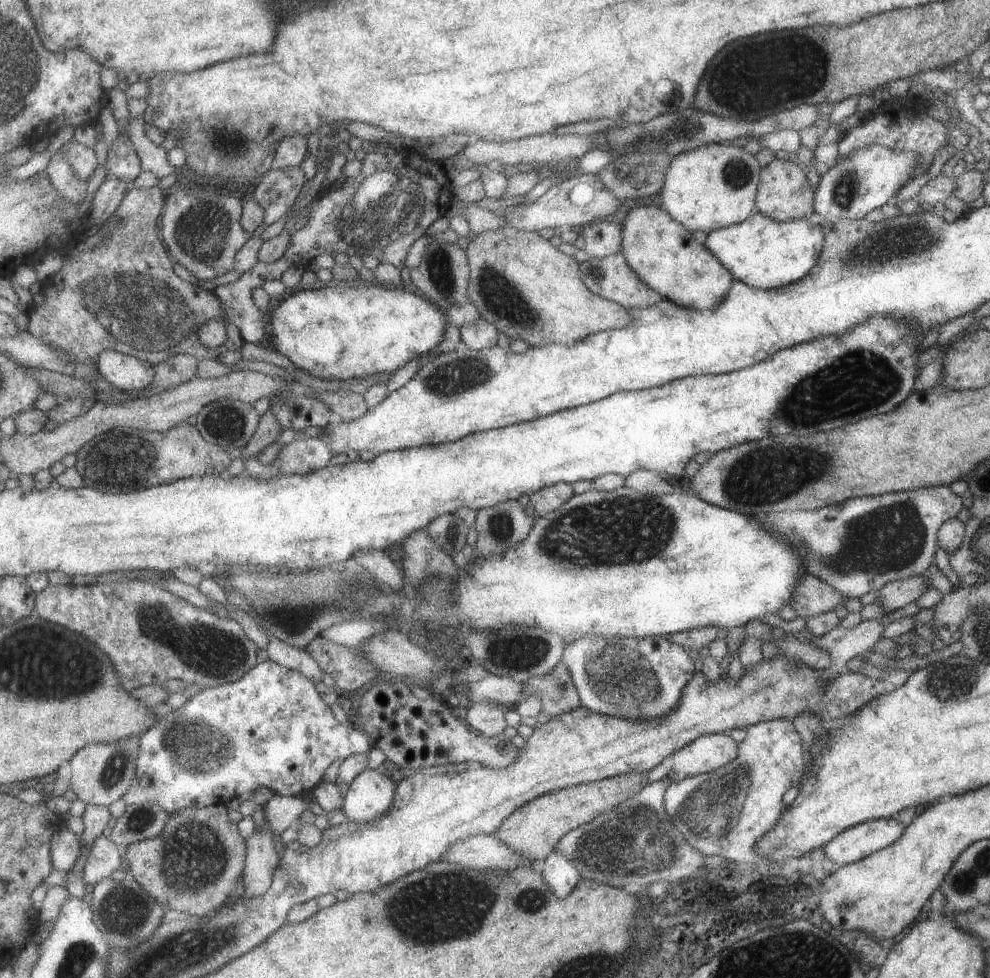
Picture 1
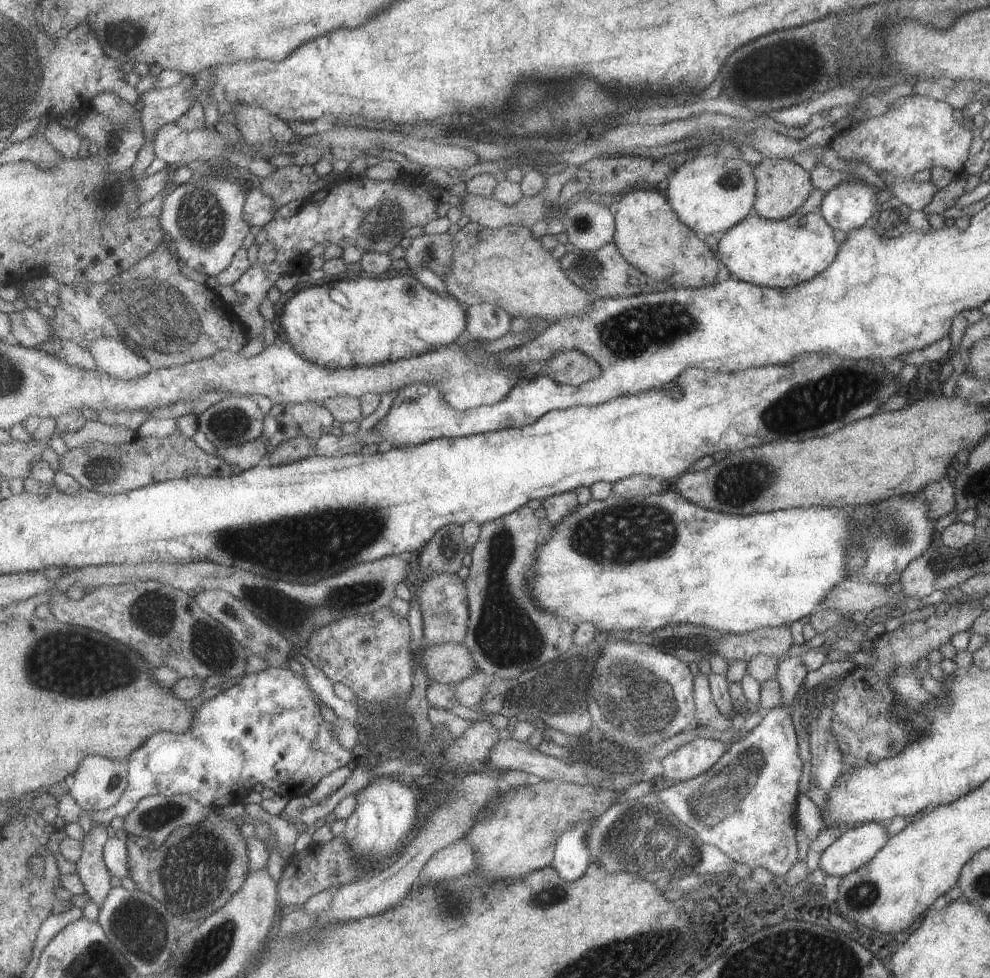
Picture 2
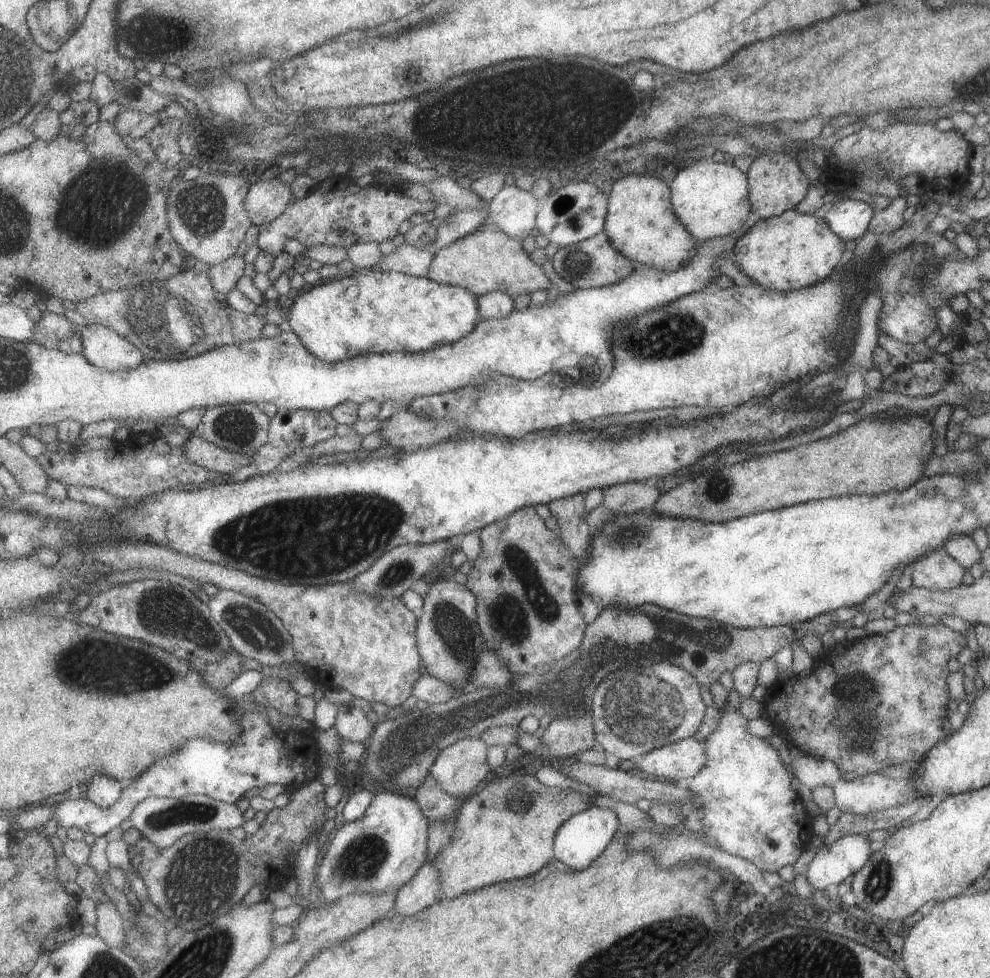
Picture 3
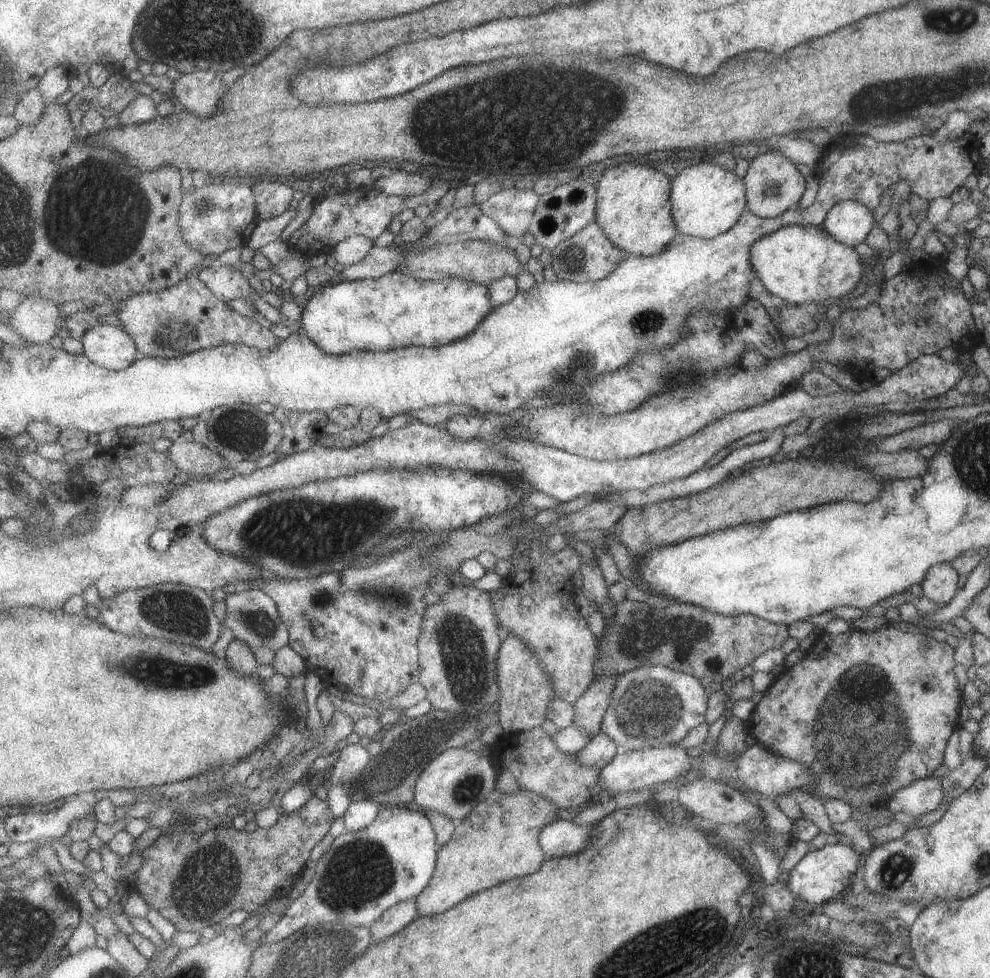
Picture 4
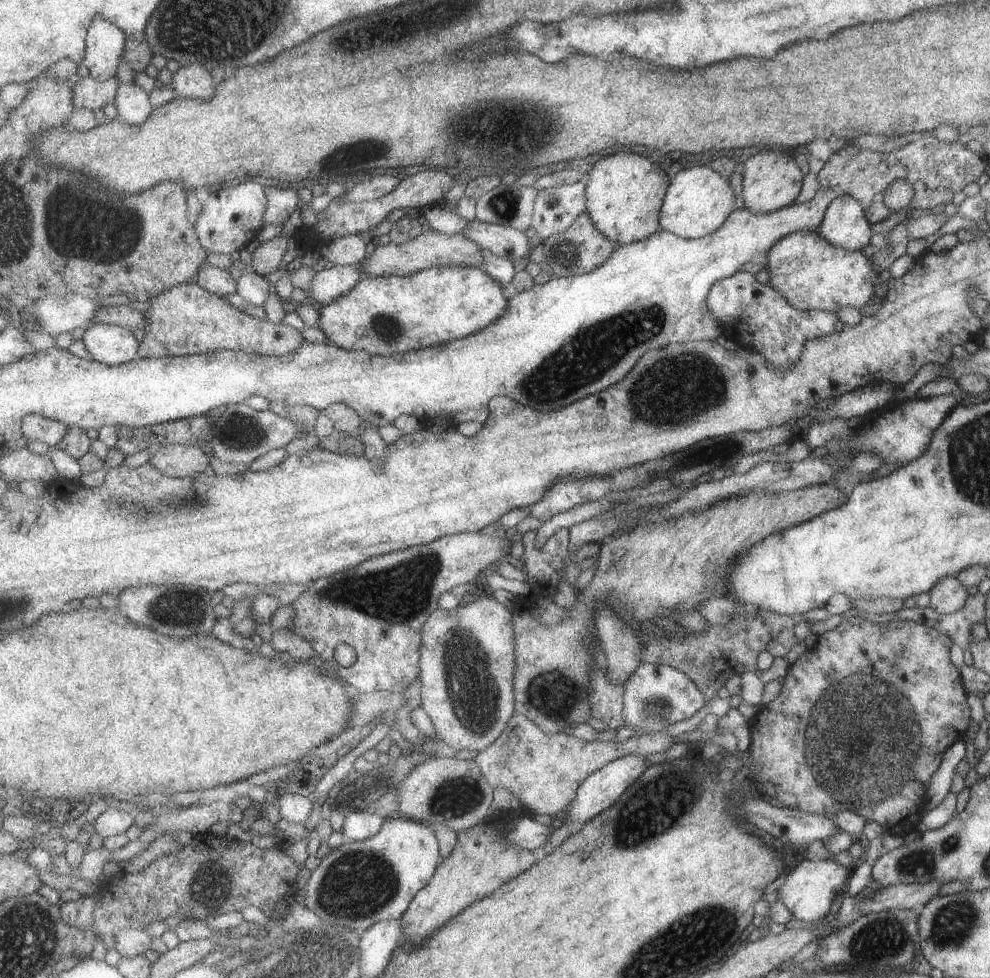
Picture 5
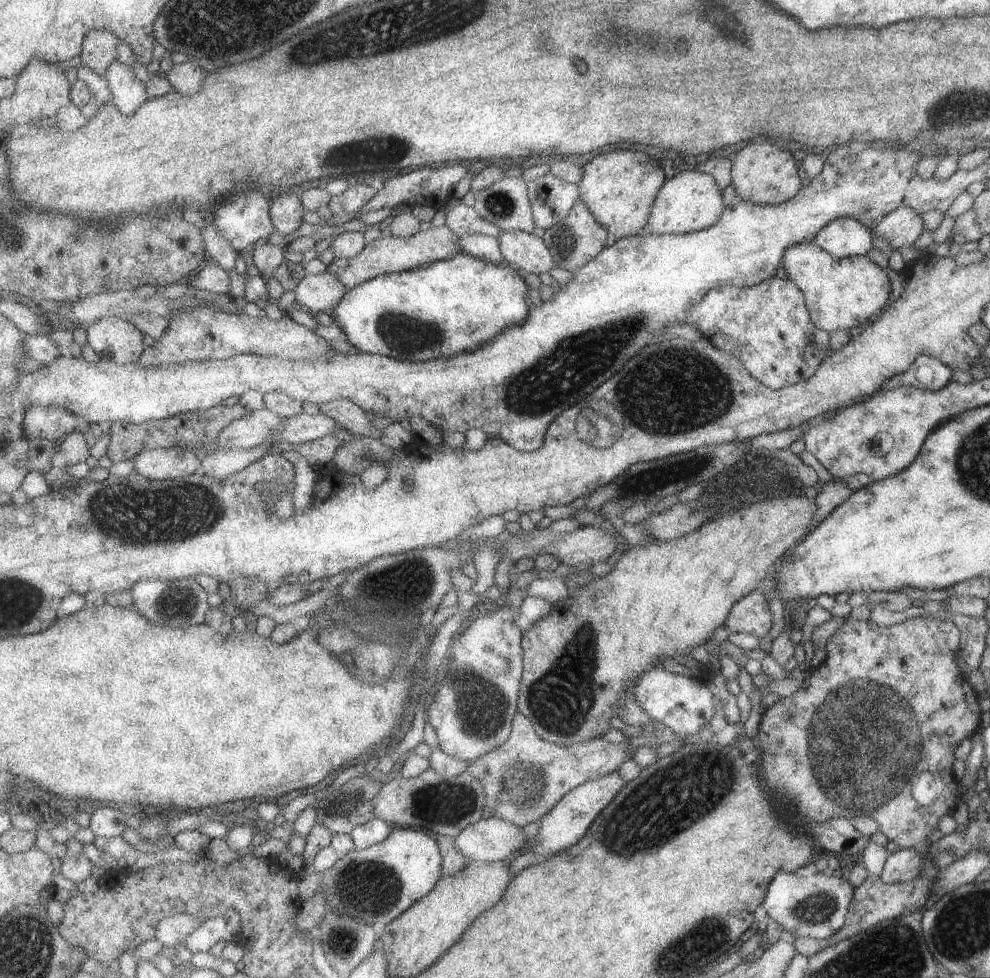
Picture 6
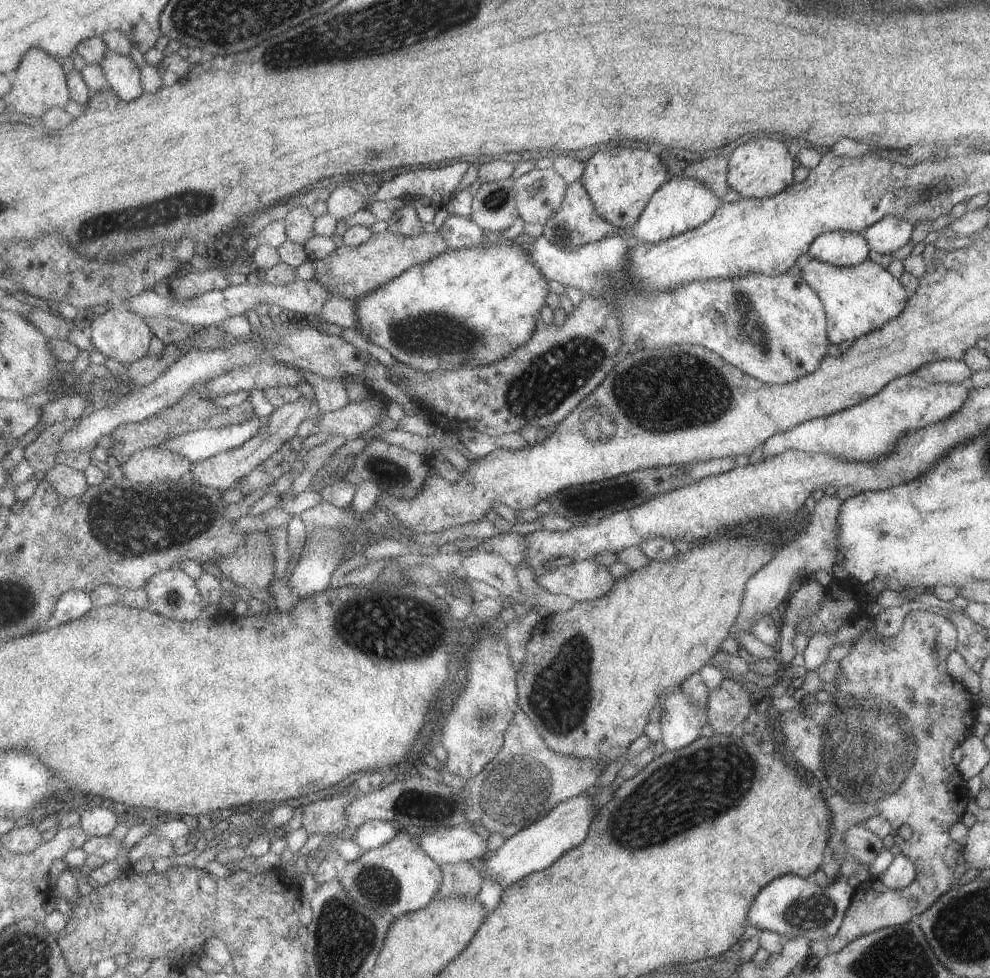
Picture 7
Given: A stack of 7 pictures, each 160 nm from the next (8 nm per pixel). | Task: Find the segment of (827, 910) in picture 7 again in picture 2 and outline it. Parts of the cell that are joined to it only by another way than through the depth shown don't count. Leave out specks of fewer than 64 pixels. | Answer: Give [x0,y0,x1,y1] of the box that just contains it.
[817,823,887,877]

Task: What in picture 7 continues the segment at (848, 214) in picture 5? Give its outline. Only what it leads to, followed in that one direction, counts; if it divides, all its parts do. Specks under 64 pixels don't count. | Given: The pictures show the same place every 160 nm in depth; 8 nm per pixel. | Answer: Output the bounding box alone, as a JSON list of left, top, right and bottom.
[808,232,870,268]

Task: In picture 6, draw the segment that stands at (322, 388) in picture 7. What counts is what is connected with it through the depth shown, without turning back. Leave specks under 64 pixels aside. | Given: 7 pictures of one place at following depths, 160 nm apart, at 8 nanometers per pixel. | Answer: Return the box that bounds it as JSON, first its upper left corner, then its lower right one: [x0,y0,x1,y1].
[320,398,369,437]

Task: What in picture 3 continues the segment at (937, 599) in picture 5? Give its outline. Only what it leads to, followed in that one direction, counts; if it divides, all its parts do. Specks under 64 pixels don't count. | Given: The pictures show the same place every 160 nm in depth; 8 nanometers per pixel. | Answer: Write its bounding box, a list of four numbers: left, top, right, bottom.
[911,547,964,591]

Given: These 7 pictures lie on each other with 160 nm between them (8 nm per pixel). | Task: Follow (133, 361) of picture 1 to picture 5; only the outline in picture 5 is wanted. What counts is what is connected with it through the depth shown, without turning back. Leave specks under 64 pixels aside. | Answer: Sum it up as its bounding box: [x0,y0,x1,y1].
[81,324,141,367]

